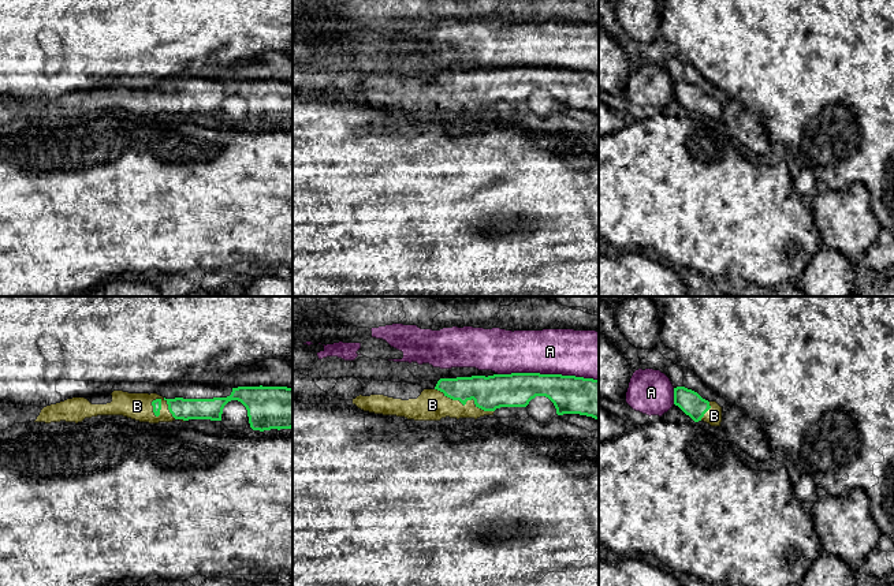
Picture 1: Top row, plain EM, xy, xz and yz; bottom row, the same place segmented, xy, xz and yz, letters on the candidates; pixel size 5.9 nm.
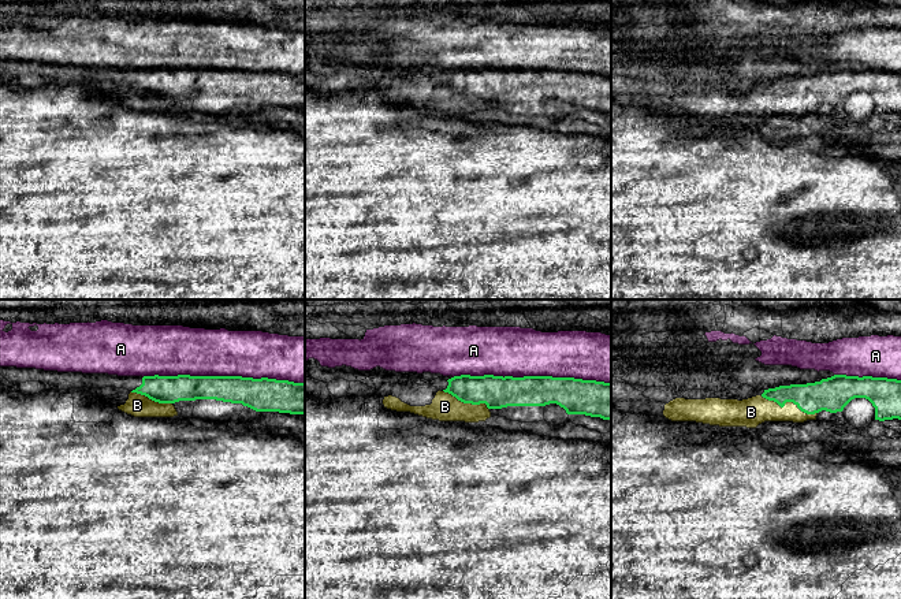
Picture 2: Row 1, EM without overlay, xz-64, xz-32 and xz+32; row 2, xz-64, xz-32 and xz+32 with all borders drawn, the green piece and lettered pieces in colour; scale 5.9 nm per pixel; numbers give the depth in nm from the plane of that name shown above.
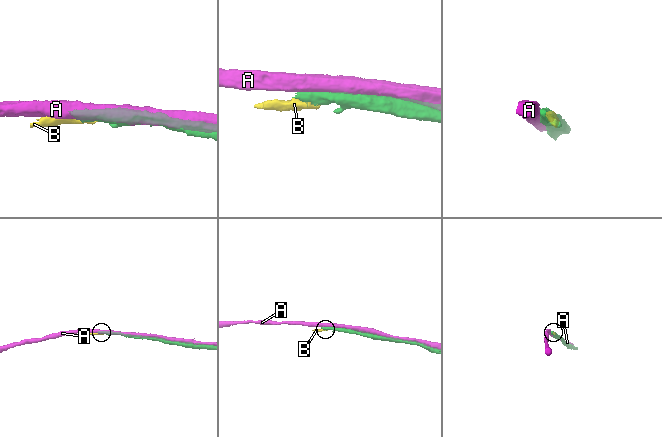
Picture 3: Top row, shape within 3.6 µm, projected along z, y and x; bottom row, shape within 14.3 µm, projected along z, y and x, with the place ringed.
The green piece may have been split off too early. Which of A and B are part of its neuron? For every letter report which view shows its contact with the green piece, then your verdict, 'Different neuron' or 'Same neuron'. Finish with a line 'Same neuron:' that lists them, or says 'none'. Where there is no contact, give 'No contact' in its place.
A: Touches green in xz. Different neuron
B: Touches green in xz. Same neuron
Same neuron: B

